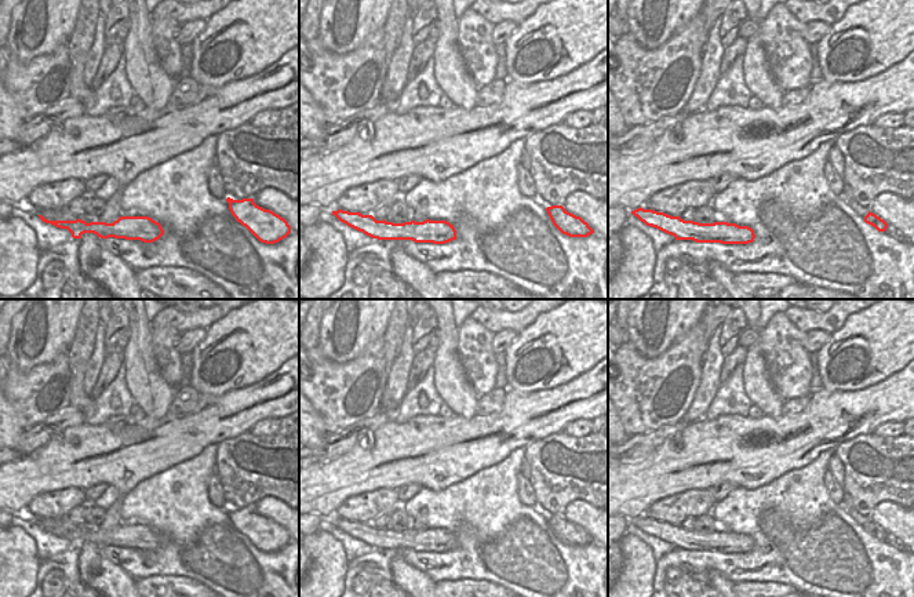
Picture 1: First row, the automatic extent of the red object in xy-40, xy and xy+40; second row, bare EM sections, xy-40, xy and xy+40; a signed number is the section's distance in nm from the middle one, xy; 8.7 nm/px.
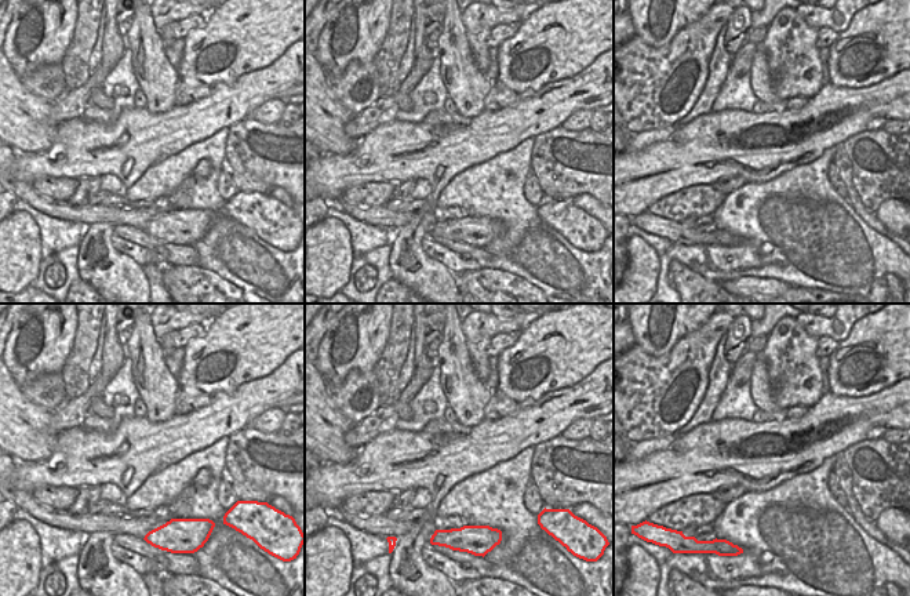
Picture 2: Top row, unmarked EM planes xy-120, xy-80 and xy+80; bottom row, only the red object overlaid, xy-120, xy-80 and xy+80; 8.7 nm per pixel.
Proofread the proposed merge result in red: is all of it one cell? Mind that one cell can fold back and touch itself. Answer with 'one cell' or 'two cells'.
one cell

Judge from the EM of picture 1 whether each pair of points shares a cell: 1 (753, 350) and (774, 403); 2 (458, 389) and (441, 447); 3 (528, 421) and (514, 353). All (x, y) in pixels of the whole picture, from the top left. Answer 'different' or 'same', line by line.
1: same
2: different
3: different

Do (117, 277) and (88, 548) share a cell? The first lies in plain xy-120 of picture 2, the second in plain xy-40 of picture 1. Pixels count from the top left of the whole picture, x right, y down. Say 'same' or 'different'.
same

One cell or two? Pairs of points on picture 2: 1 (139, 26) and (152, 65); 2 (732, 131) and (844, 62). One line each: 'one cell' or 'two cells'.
1: one cell
2: two cells

